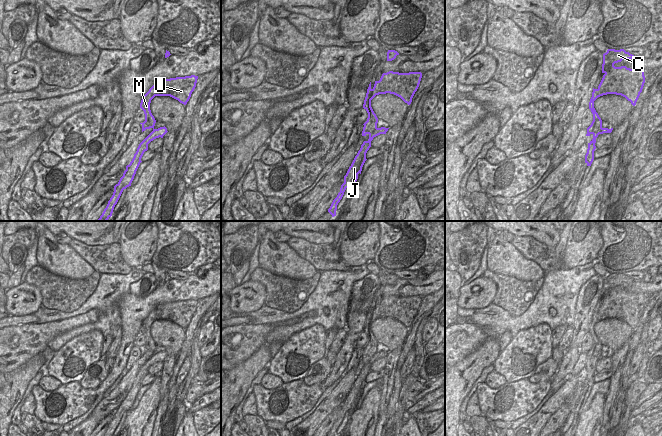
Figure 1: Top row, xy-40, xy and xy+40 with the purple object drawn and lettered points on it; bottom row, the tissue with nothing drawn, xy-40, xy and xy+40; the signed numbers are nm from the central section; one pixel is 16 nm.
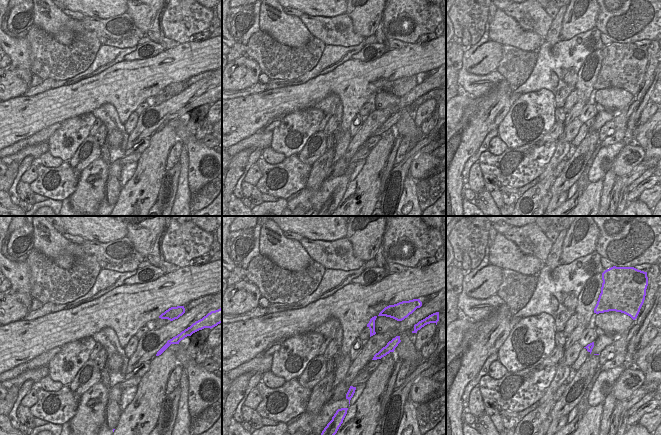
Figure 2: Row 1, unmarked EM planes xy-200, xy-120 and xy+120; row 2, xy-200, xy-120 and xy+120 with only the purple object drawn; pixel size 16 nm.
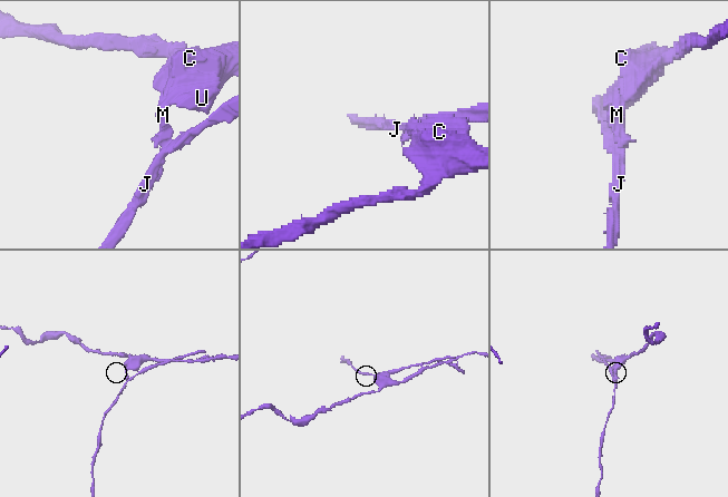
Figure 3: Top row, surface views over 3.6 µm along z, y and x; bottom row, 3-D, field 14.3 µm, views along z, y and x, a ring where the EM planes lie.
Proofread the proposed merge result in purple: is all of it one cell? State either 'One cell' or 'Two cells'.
Two cells

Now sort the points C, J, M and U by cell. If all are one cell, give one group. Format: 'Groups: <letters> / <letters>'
Groups: C M U / J

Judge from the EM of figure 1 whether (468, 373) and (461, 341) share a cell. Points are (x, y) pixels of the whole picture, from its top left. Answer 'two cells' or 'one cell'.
two cells

